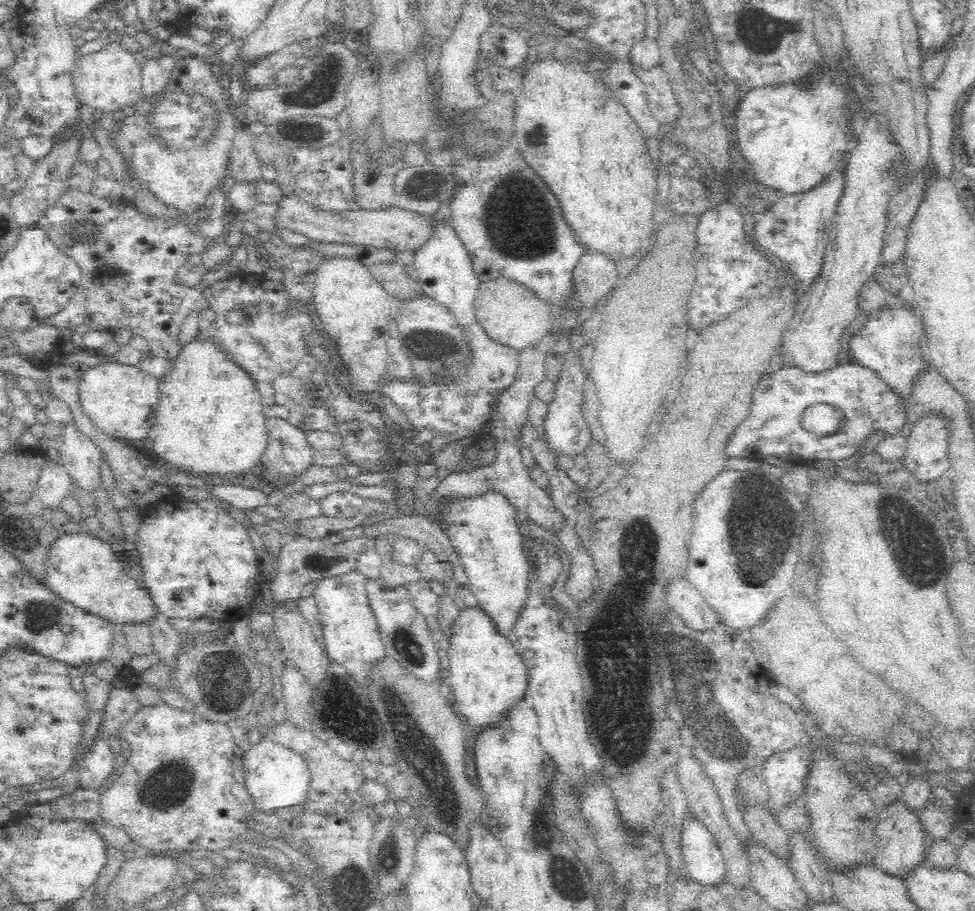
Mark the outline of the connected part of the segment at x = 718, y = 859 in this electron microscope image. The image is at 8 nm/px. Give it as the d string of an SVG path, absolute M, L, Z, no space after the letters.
M686 824L682 832L682 854L688 874L708 886L724 882L726 864L714 836L700 824Z

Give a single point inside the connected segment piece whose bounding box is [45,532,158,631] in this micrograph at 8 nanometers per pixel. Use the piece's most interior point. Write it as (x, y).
(83, 570)

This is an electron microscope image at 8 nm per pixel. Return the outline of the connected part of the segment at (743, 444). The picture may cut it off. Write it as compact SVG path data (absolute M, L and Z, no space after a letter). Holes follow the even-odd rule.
M848 362L845 365L838 365L828 372L822 374L806 374L796 372L796 370L780 370L774 367L765 376L772 378L762 378L762 384L758 386L756 394L754 394L754 406L748 414L748 420L744 424L740 424L736 428L734 438L728 446L728 454L734 458L748 458L748 460L760 460L766 456L776 456L784 462L800 464L804 460L822 460L822 462L830 462L836 460L844 460L852 456L860 450L860 444L872 436L880 436L880 438L895 437L902 432L902 428L906 426L909 415L905 407L905 398L902 391L896 389L884 379L880 378L878 372L859 364ZM813 403L826 403L836 406L842 410L846 418L849 419L848 425L844 426L844 432L836 434L836 436L828 436L828 438L816 438L812 434L808 434L803 426L800 426L802 411L806 406Z

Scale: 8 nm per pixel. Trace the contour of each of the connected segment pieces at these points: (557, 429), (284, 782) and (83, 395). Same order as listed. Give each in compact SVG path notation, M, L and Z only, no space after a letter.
M571 351L565 355L560 379L555 383L556 397L554 401L548 404L548 417L544 421L544 428L548 443L552 445L552 449L562 450L566 453L582 454L589 453L592 446L591 433L588 429L582 412L582 391L586 376L583 373L578 357L578 352Z
M262 742L262 744L254 746L244 756L244 760L242 758L238 760L238 768L242 771L246 792L250 796L248 809L253 809L266 816L273 816L282 808L306 802L306 794L308 794L308 786L310 786L310 771L300 756L292 754L284 746L278 746L272 742Z
M107 359L100 366L80 369L78 379L79 406L101 434L132 442L142 442L150 437L161 396L157 378L138 366Z

